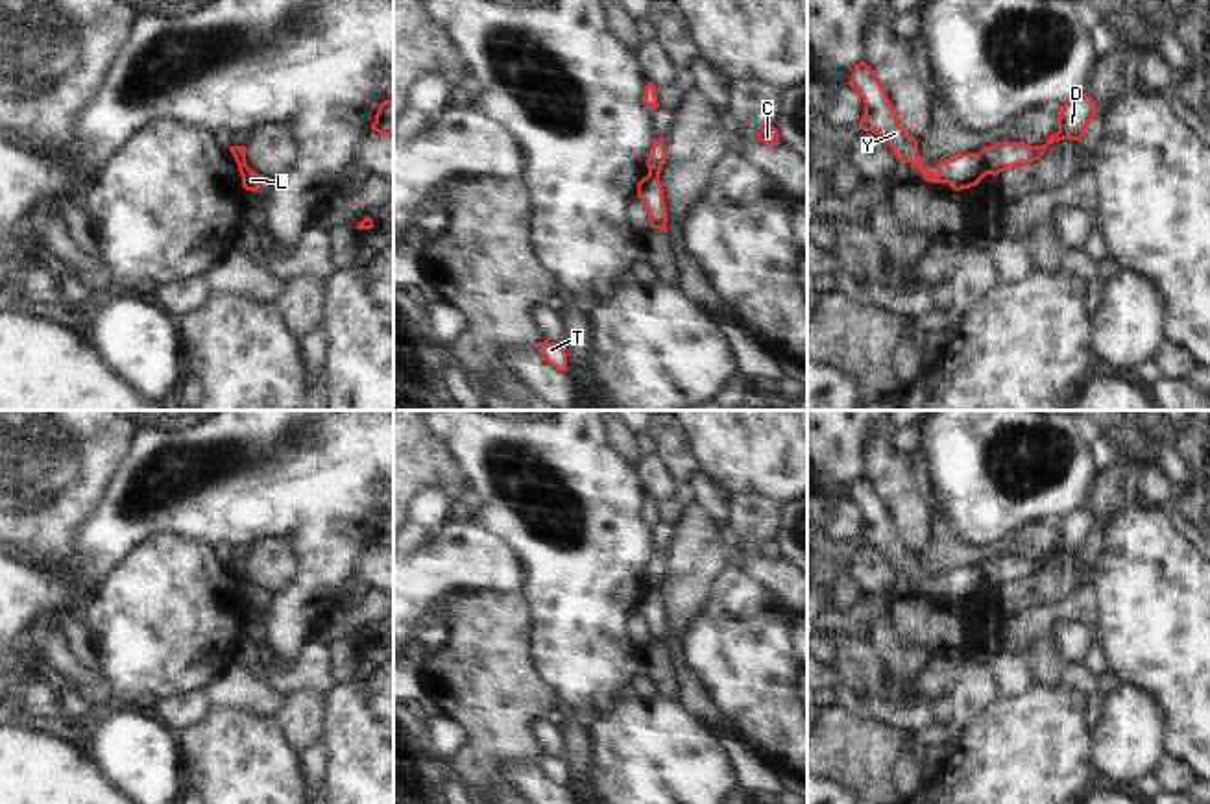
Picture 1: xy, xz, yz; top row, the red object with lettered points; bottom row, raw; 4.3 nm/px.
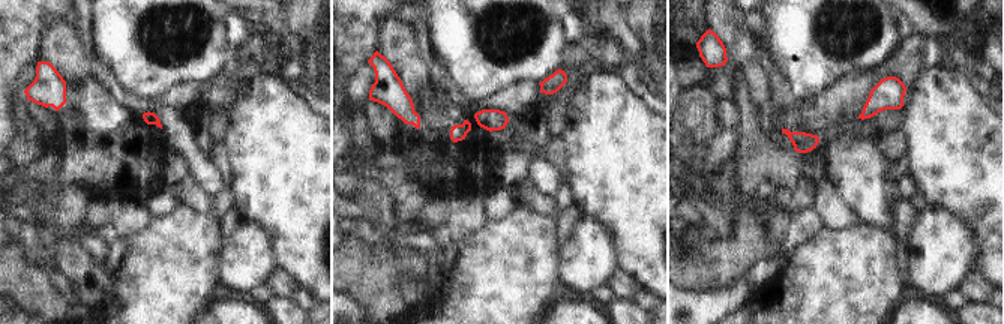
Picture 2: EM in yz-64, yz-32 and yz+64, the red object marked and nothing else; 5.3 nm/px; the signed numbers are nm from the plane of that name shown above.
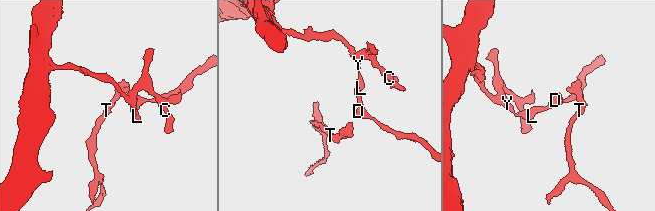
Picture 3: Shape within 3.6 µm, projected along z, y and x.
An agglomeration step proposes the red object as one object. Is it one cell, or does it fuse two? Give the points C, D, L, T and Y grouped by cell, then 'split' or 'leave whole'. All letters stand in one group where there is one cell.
C L Y / D T; split

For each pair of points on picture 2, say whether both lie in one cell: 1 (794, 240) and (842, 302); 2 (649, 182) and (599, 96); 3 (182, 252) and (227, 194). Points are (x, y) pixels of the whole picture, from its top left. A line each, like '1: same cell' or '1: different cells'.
1: different cells
2: same cell
3: different cells

